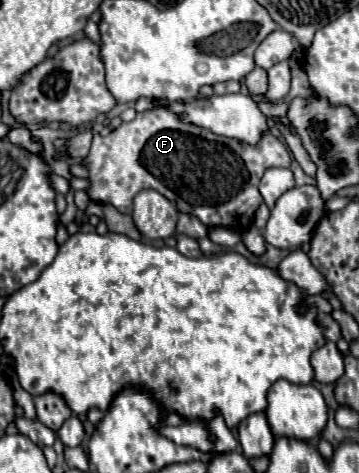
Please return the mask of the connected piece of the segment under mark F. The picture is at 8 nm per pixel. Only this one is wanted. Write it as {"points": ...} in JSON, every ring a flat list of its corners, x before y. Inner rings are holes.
{"points":[[157,106,153,110,137,114,137,118,131,122,123,122,119,128,115,128,107,136,95,134,91,152,85,158,85,164,89,168,91,188,87,190,87,194,91,200,97,200,101,204,111,202,119,212,131,214,135,194,145,188,153,188,161,192,179,212,197,216,207,228,223,226,243,234,247,226,253,222,255,210,263,202,257,190,263,172,275,166,287,168,291,164,291,156,287,146,269,130,267,134,263,134,263,138,255,146,243,146,243,142,235,142,235,138,223,138,205,128,185,124,165,106]]}

